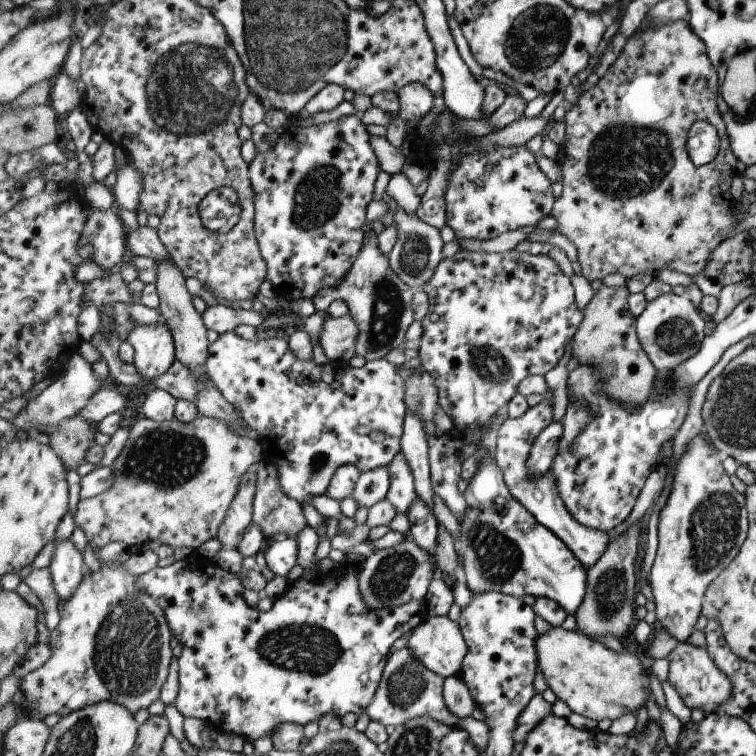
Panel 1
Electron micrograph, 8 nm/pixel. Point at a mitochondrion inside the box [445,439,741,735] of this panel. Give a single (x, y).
(495, 556)

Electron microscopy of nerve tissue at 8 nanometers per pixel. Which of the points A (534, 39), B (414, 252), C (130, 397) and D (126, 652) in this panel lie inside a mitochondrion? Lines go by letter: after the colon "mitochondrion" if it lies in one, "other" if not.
A: mitochondrion
B: mitochondrion
C: other
D: mitochondrion

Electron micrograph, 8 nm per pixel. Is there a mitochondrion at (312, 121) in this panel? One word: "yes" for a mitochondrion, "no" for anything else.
no

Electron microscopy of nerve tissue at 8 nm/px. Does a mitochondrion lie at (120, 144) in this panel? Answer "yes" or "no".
no

